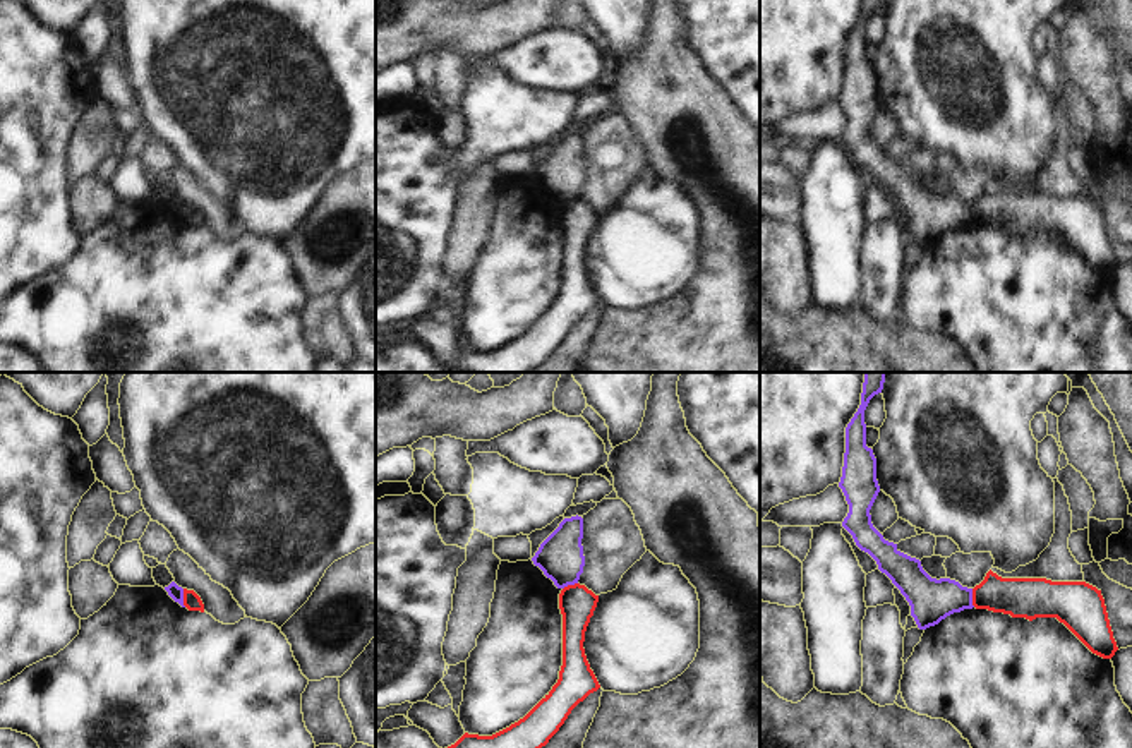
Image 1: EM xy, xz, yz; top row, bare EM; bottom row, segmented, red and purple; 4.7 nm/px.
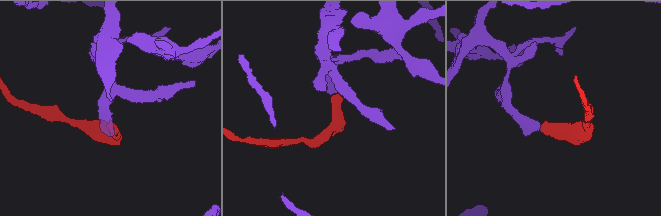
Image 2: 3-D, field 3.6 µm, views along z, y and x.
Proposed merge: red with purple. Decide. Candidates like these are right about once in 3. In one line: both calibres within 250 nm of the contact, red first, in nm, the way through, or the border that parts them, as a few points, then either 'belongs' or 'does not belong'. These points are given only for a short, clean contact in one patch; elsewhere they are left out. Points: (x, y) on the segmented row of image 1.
calibres 80 and 70 nm; border xy (182, 589), (182, 603), (186, 606); does not belong

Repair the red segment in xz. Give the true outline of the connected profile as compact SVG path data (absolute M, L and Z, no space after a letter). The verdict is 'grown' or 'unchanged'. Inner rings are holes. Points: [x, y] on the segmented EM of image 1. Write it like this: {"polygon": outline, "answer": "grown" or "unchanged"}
{"polygon": "M568 585L559 594L563 614L563 666L552 690L518 722L492 734L465 733L448 748L542 748L559 731L571 710L600 688L585 655L585 631L599 595L585 585Z", "answer": "unchanged"}

